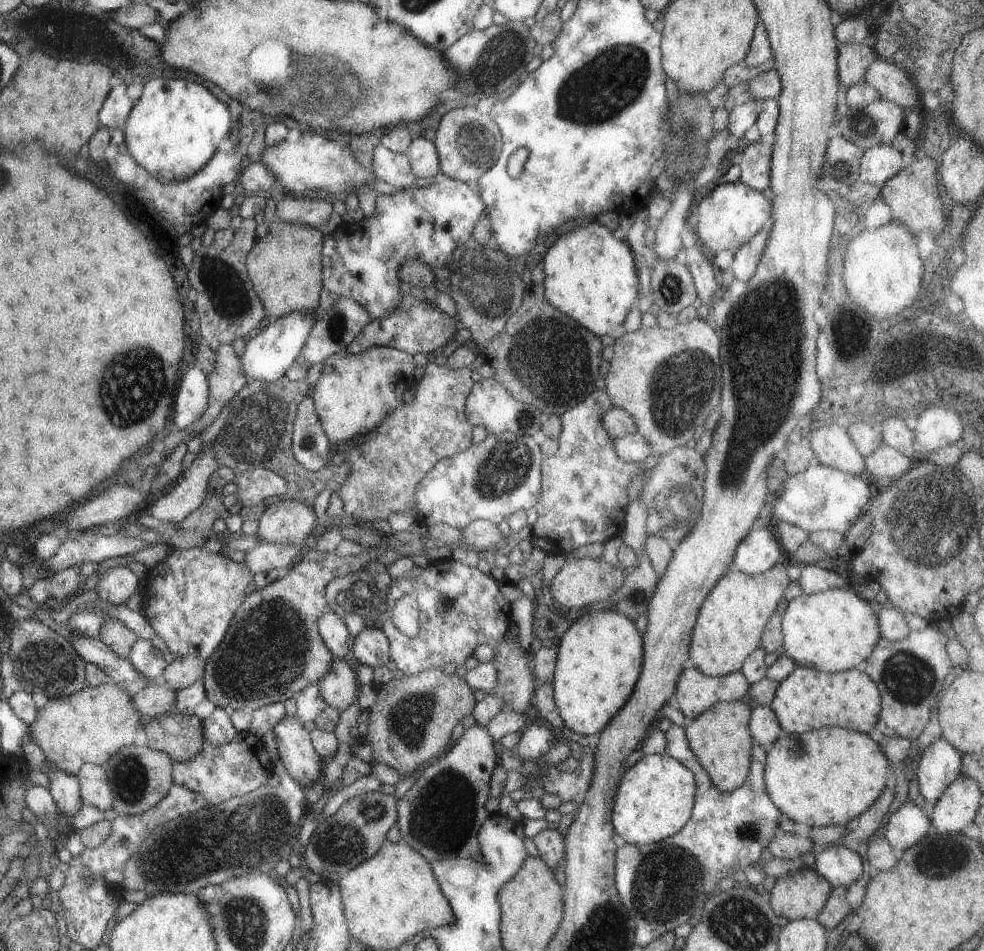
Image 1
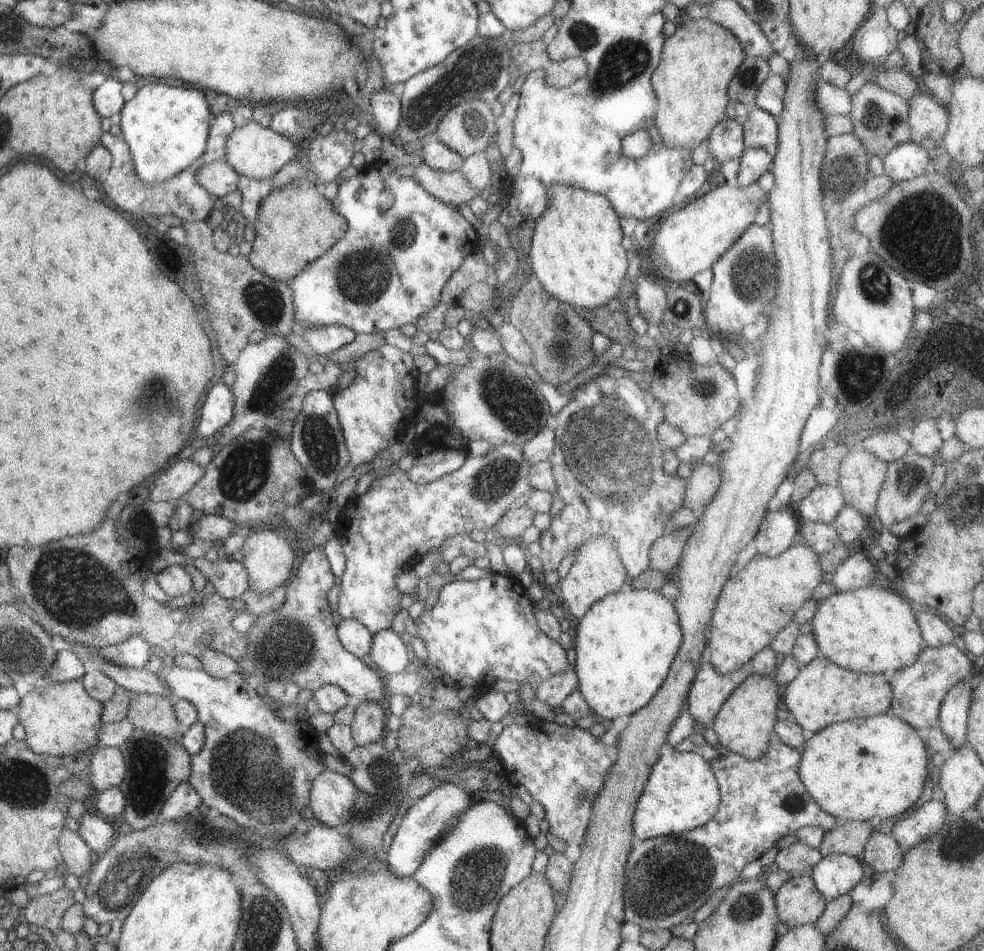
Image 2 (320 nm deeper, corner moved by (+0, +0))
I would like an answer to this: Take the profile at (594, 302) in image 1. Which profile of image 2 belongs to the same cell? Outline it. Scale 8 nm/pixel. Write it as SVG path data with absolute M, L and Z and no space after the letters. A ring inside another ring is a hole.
M553 184L547 190L545 212L535 220L527 266L543 292L575 310L613 304L622 288L628 255L621 247L619 218L603 196Z

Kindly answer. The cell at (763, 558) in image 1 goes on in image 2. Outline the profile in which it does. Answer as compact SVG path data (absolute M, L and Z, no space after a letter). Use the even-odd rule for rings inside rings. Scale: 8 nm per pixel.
M767 511L752 539L756 555L773 557L784 552L794 544L797 529L797 518L792 511Z

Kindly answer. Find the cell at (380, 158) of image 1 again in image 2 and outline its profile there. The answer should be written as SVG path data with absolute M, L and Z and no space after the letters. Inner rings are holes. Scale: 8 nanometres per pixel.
M422 161L416 166L410 164L409 166L413 168L409 178L413 178L415 184L419 184L427 194L437 198L440 202L458 206L478 194L477 190L471 188L457 171L432 170Z

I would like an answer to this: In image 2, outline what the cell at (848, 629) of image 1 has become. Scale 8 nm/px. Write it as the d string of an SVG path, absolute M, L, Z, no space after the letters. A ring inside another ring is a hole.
M872 584L854 590L837 591L816 604L815 612L810 624L811 638L815 640L817 658L825 658L839 668L857 673L878 673L885 679L903 666L915 662L917 654L926 647L939 647L945 644L958 643L960 630L951 628L942 618L933 612L918 609L905 598L901 598L895 589L887 591Z

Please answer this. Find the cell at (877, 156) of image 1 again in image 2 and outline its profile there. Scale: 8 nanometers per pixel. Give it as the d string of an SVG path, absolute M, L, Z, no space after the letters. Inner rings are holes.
M912 141L903 142L897 144L894 148L891 148L885 156L881 158L880 165L883 168L883 175L887 176L893 182L906 182L919 174L926 172L926 167L934 166L928 159L928 153L915 145Z

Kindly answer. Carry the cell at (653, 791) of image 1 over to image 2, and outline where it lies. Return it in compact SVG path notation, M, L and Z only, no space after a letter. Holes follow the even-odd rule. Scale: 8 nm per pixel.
M675 751L660 755L635 804L631 824L632 844L698 828L715 814L718 805L718 786L707 761L691 752Z

